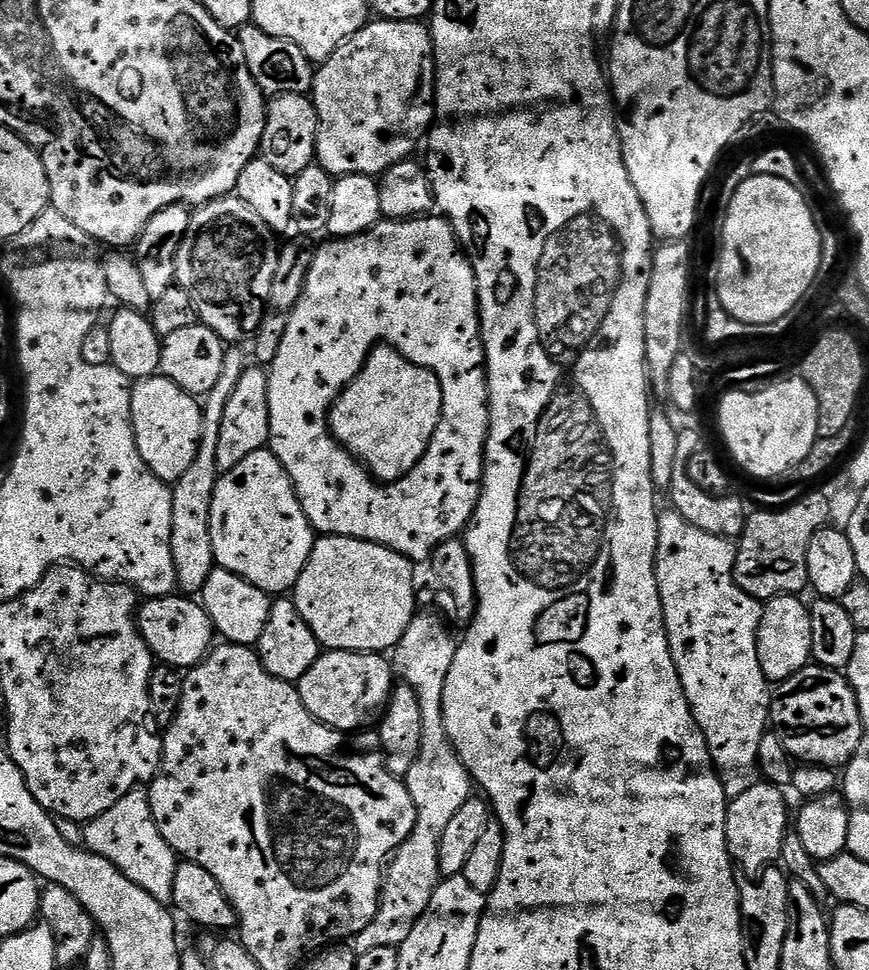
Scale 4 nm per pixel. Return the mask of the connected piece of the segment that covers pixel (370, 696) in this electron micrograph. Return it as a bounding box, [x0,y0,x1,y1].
[298,650,394,734]

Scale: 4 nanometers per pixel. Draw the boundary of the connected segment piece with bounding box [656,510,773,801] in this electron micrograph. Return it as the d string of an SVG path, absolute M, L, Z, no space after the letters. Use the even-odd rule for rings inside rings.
M675 510L667 511L659 513L656 577L668 645L686 702L706 738L708 753L722 782L722 790L731 801L738 798L738 794L746 794L750 786L758 783L758 746L770 728L773 693L770 681L762 674L762 666L758 662L758 626L764 604L736 585L736 544L733 541L706 534L706 530L690 526L682 514Z

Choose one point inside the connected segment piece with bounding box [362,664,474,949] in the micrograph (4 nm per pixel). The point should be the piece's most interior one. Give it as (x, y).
(439, 783)

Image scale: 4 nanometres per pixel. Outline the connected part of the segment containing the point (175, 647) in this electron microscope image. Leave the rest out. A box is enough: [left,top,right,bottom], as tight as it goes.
[136,594,214,670]

